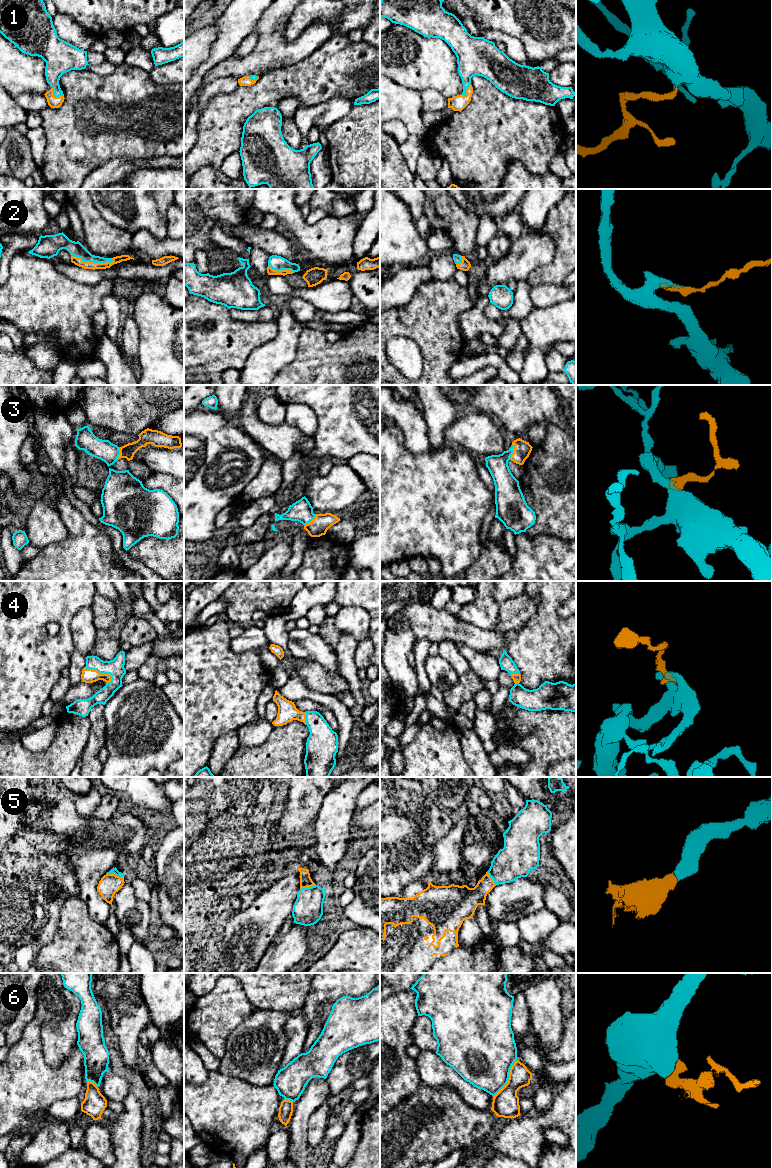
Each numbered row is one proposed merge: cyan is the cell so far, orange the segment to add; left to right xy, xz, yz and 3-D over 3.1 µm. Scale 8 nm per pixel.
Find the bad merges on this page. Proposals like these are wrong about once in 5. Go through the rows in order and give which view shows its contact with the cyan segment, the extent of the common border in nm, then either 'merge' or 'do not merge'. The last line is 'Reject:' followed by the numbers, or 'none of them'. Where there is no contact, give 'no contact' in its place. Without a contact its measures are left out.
1: xy | 120 nm | merge
2: xy | 360 nm | merge
3: yz | 130 nm | merge
4: xy | 240 nm | merge
5: xy | 150 nm | merge
6: yz | 360 nm | do not merge
Reject: 6

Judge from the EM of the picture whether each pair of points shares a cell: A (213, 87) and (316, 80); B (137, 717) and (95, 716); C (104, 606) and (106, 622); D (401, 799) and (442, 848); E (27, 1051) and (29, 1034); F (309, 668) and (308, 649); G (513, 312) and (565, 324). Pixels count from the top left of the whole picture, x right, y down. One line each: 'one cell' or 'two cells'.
A: two cells
B: two cells
C: one cell
D: two cells
E: one cell
F: two cells
G: two cells

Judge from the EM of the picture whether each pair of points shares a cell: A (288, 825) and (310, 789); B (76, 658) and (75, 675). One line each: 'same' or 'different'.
A: same
B: same

